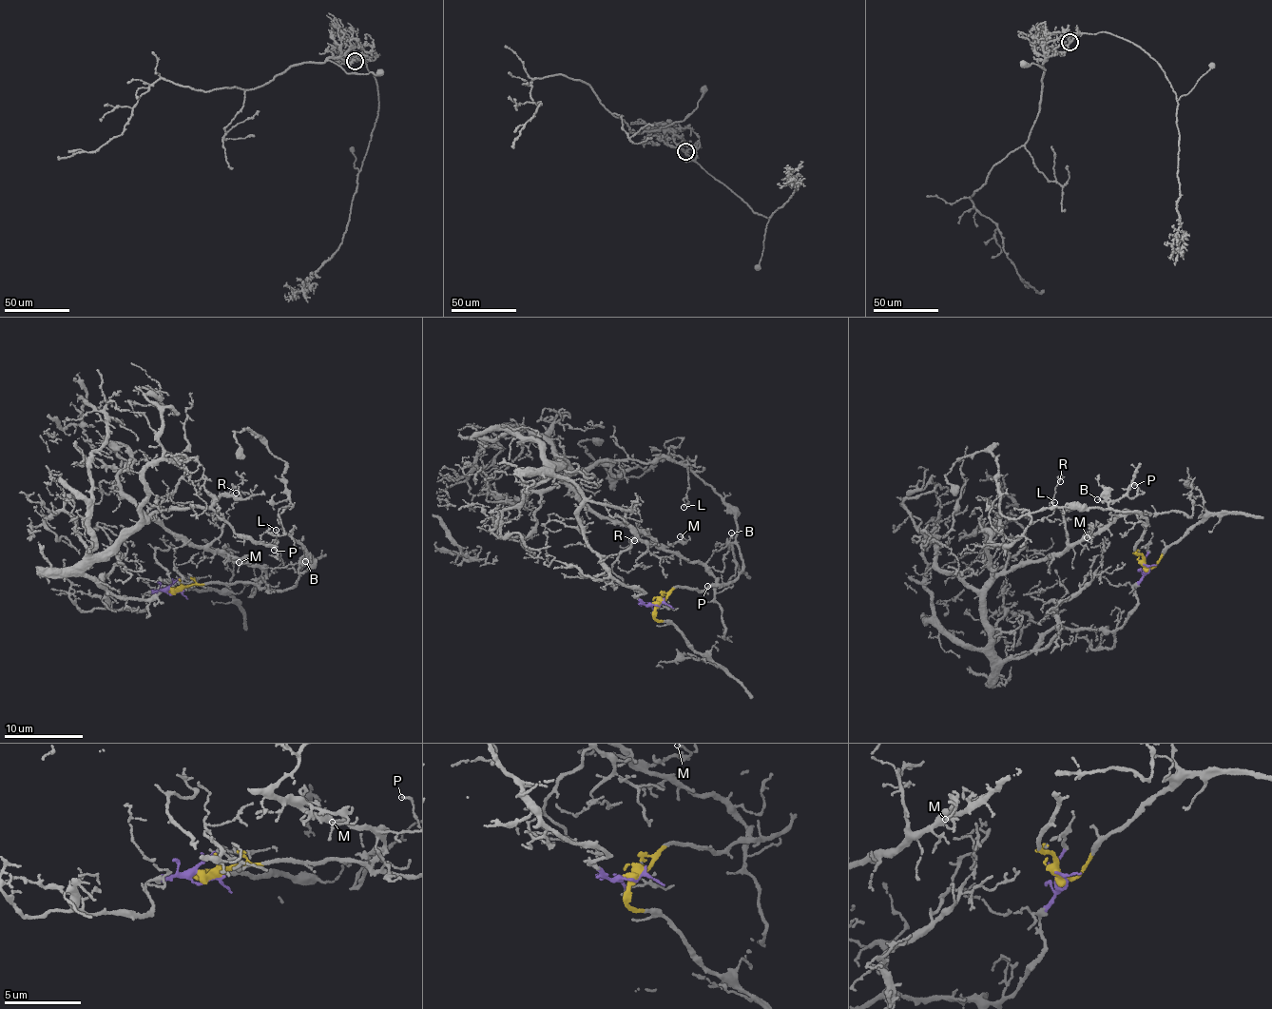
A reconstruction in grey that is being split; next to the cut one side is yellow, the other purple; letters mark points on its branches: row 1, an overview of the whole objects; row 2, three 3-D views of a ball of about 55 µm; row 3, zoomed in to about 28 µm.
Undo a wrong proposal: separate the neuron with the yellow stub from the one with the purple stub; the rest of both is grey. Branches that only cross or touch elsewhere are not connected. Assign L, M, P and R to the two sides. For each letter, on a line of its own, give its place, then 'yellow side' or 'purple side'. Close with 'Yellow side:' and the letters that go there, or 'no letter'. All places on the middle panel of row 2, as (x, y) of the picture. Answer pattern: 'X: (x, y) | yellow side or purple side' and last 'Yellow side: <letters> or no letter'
L: (684, 507) | purple side
M: (680, 536) | purple side
P: (707, 586) | yellow side
R: (634, 540) | purple side
Yellow side: P

